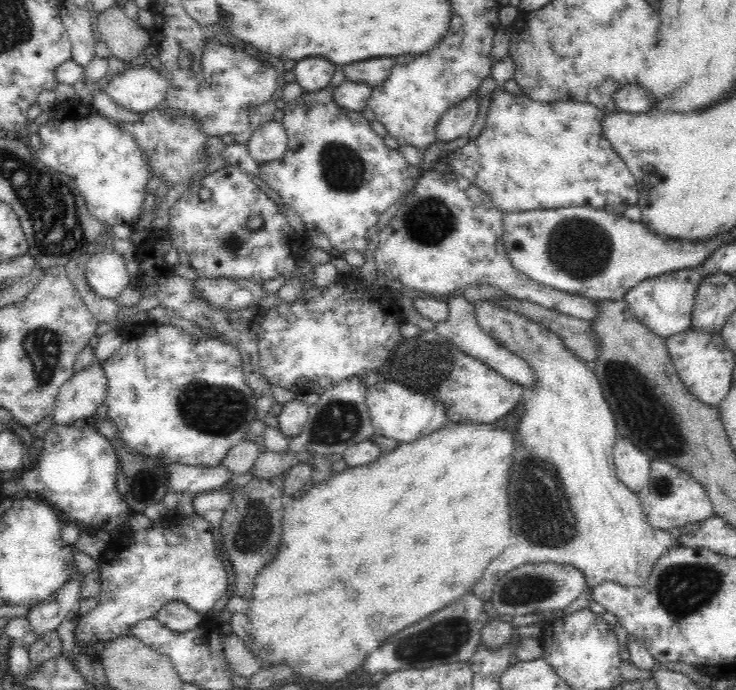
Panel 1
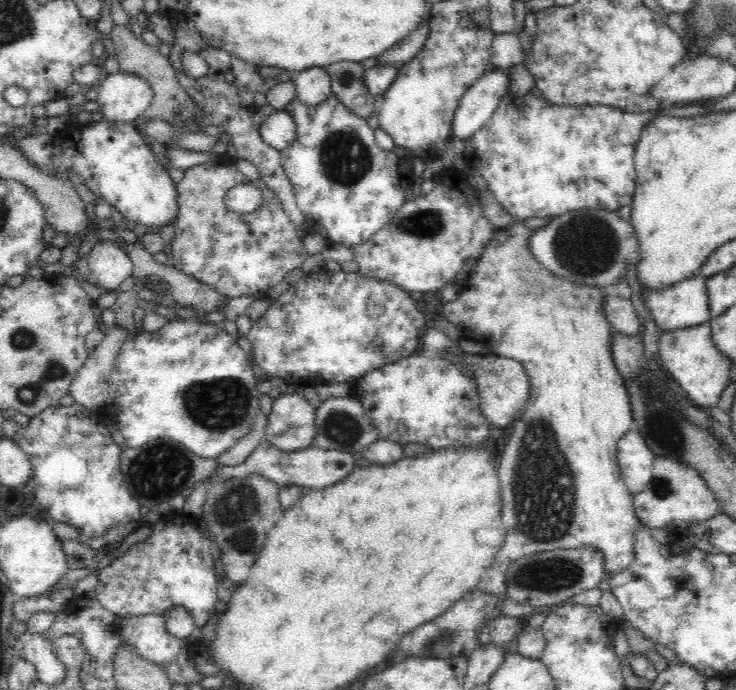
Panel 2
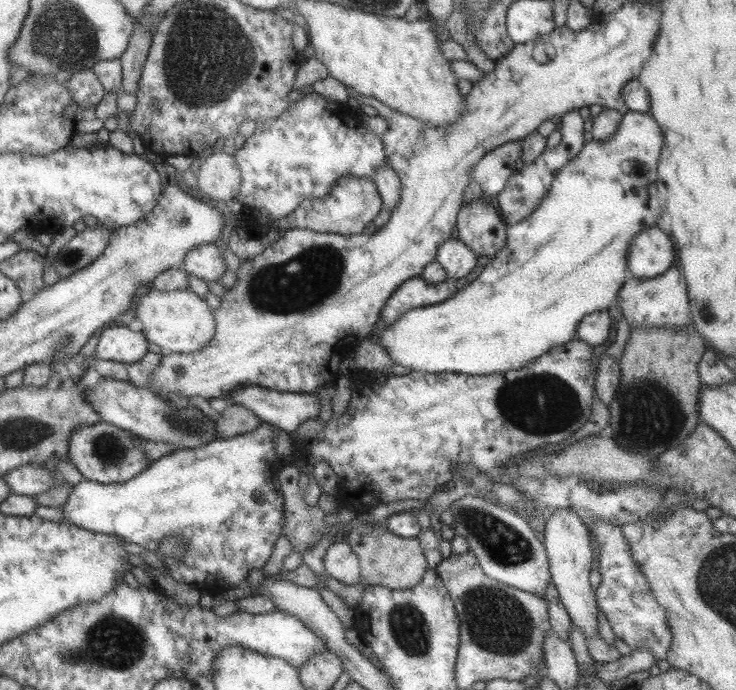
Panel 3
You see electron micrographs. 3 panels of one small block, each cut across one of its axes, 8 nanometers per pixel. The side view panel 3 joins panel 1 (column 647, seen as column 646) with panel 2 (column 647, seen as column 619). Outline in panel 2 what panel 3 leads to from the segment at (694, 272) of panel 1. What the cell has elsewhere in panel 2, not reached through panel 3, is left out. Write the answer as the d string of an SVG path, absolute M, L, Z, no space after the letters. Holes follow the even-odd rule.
M697 273L688 276L686 280L674 284L674 286L670 286L670 288L664 288L664 290L656 290L656 292L642 290L641 294L644 297L646 307L652 313L659 334L664 331L698 326L710 321L708 291L706 290L707 279L707 277Z

